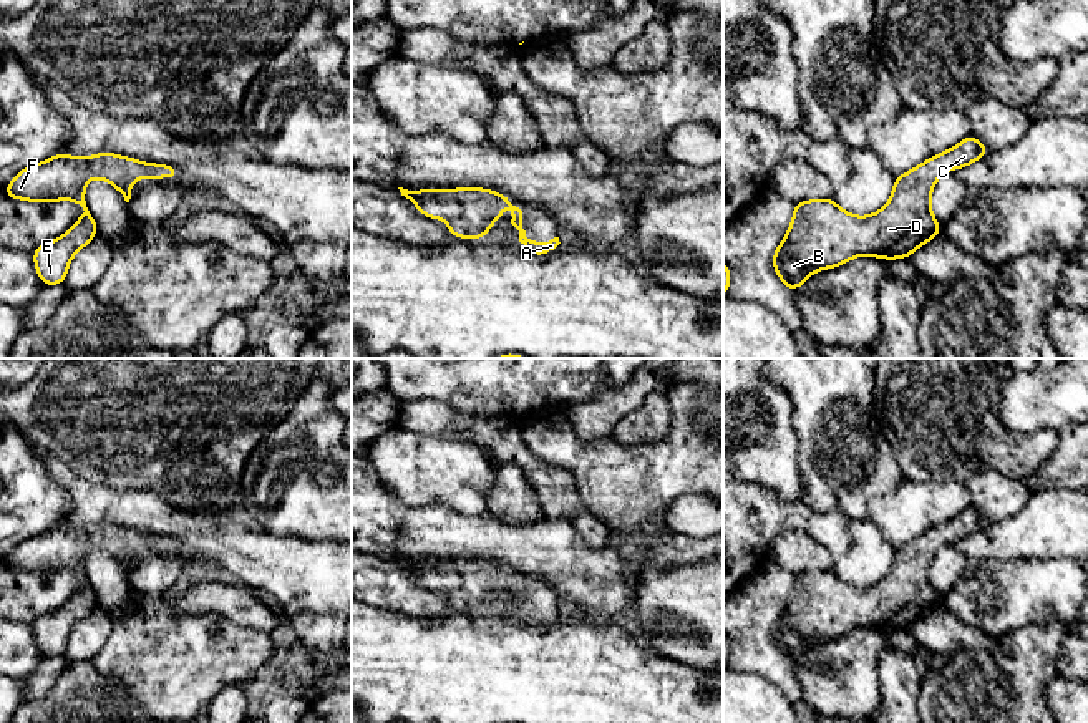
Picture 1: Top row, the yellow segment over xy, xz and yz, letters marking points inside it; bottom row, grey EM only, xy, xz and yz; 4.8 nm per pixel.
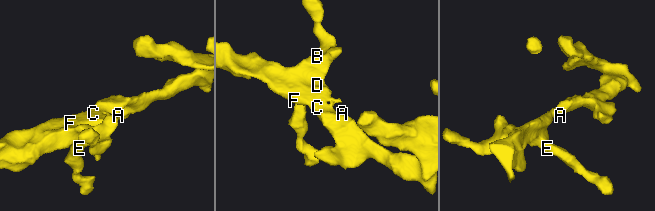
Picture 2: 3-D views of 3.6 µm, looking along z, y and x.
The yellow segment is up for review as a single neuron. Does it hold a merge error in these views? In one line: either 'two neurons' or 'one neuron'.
one neuron

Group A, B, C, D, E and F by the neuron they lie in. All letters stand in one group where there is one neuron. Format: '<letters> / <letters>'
A B C D E F

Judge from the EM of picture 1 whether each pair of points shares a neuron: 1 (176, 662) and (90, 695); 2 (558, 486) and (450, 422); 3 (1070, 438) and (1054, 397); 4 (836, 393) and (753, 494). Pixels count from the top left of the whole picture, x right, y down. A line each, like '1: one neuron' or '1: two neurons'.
1: two neurons
2: one neuron
3: two neurons
4: two neurons

